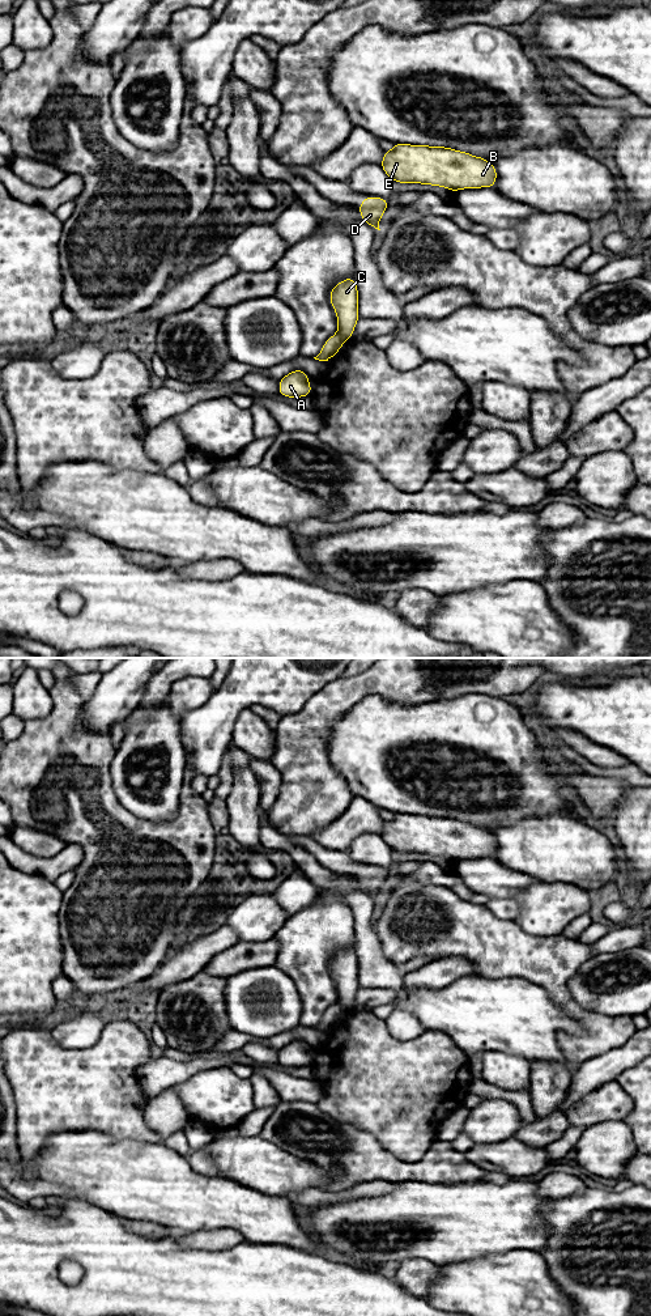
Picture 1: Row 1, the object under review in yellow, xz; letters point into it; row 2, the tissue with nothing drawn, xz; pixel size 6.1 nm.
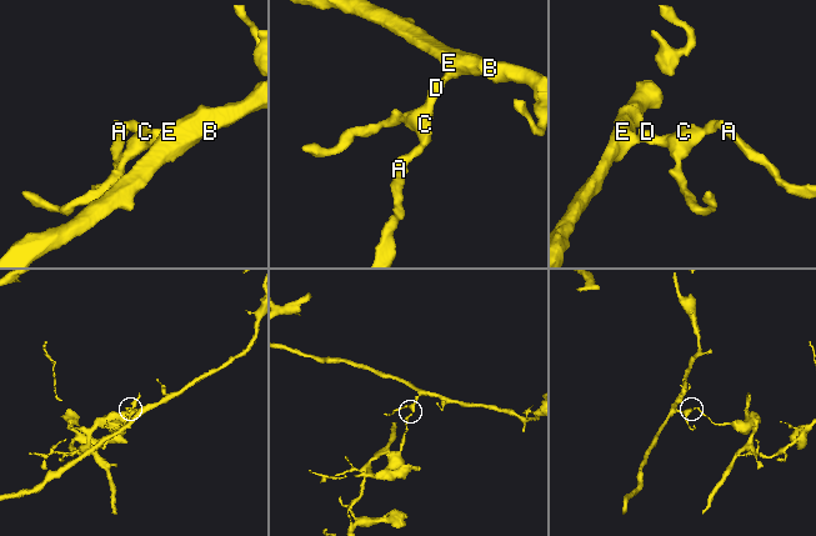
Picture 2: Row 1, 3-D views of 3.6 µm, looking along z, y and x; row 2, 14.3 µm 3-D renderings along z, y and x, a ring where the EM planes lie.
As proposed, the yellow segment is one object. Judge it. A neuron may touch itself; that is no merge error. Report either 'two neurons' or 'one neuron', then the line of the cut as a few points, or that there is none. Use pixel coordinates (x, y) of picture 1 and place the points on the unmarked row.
two neurons; cut in xz along (337, 1002), (344, 1010)

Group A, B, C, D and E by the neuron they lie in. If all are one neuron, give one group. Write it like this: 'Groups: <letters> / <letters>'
Groups: A / B C D E

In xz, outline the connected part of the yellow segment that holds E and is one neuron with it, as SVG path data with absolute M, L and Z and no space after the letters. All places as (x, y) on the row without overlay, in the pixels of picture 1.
M395 812L391 820L384 822L380 836L392 852L439 856L452 862L463 858L493 858L497 850L497 840L492 832L446 816Z

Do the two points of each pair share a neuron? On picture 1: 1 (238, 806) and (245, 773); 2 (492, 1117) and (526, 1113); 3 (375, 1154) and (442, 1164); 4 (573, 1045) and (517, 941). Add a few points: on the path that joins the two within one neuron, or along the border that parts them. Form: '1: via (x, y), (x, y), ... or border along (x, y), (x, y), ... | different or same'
1: via (243, 798), (245, 781) | same
2: border along (492, 1100), (506, 1099), (511, 1102), (523, 1123) | different
3: via (392, 1170), (425, 1170) | same
4: via (583, 1019), (560, 994), (553, 977), (543, 967) | same

